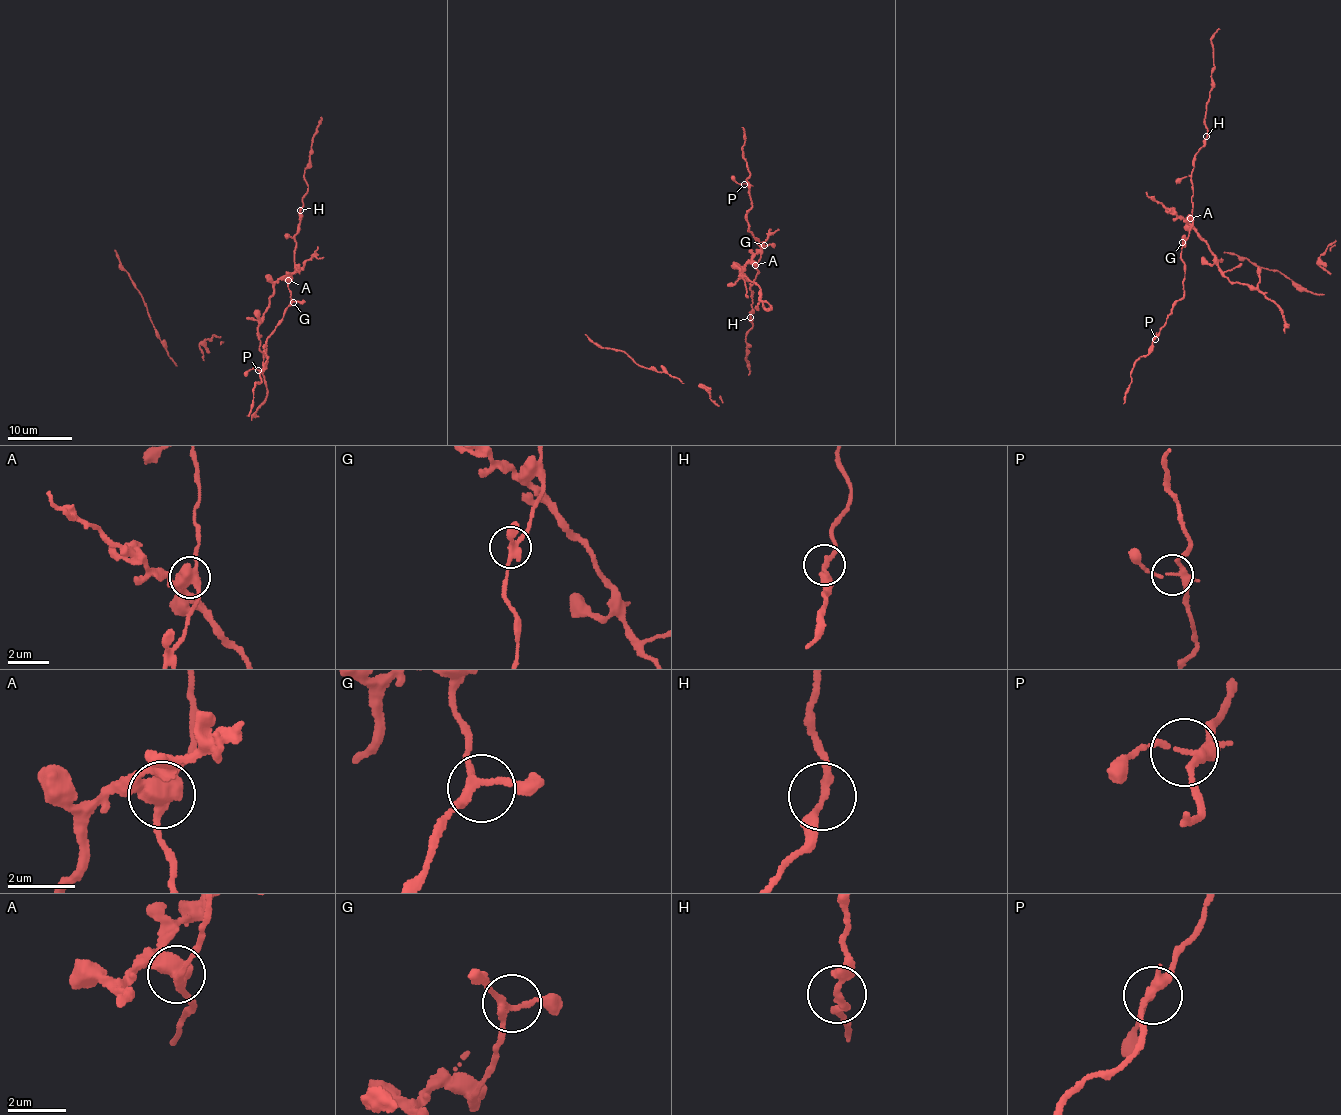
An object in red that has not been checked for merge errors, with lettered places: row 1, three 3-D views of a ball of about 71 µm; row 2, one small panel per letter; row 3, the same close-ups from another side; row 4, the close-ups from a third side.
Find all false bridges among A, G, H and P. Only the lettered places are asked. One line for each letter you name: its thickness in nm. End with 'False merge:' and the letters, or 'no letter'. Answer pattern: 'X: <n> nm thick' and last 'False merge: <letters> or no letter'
A: 440 nm thick
False merge: A

